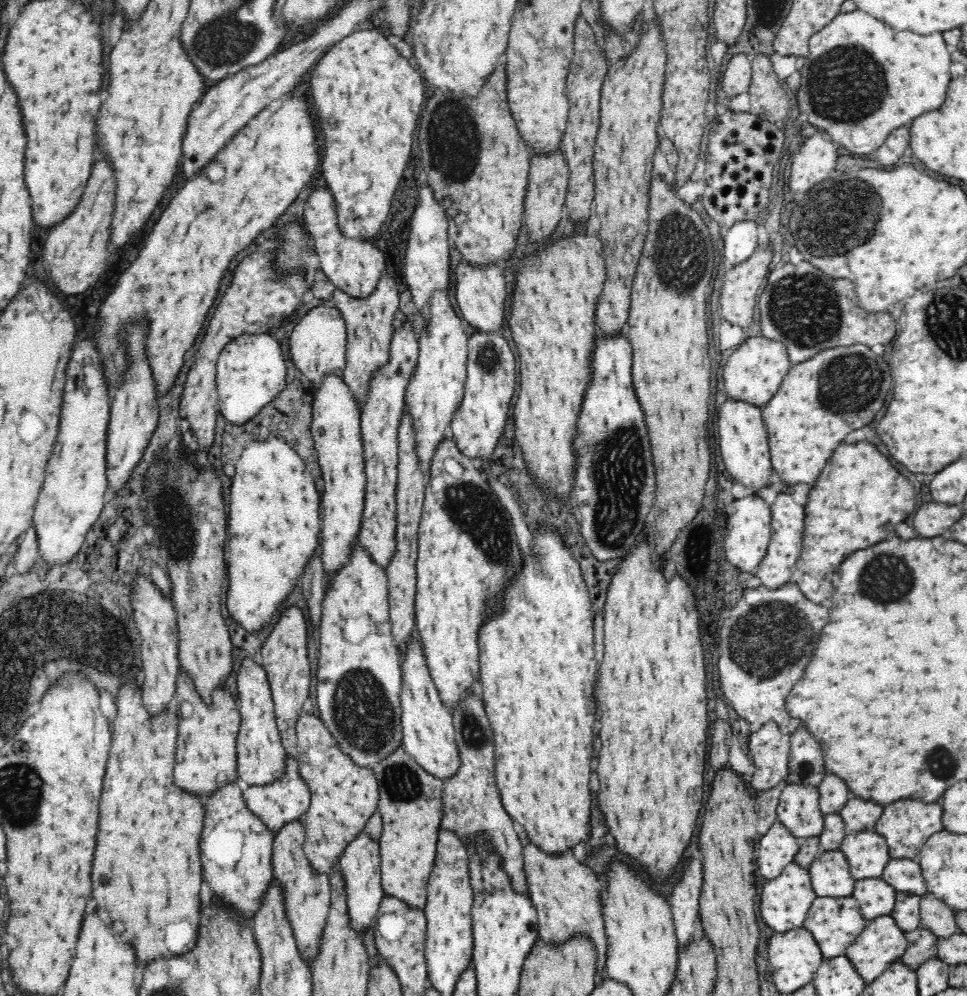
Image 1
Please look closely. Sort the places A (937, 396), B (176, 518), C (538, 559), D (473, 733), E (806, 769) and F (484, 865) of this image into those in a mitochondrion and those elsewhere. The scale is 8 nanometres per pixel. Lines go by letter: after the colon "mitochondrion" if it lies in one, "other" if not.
A: other
B: mitochondrion
C: mitochondrion
D: mitochondrion
E: mitochondrion
F: mitochondrion

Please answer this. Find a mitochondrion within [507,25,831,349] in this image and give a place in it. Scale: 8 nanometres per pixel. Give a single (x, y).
(679, 255)

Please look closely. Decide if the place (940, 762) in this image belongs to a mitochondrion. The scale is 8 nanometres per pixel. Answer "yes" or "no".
yes

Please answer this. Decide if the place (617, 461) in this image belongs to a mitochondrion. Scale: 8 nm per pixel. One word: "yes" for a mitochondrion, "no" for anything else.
yes

